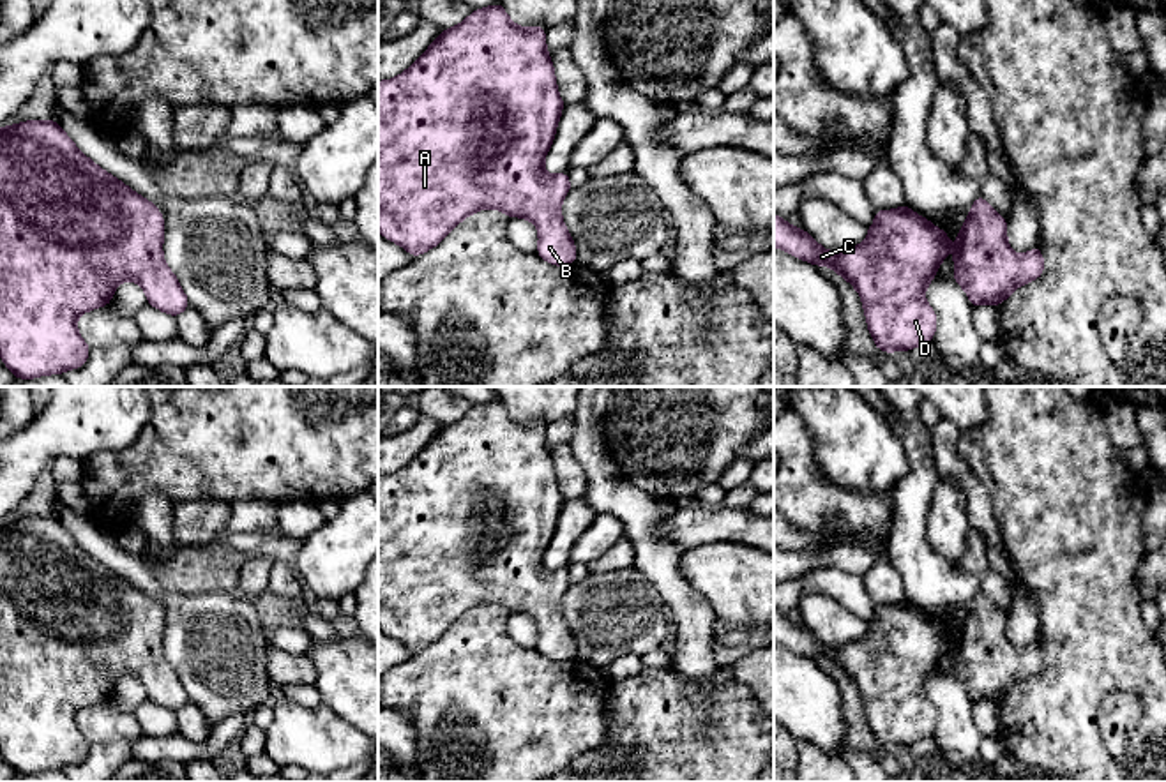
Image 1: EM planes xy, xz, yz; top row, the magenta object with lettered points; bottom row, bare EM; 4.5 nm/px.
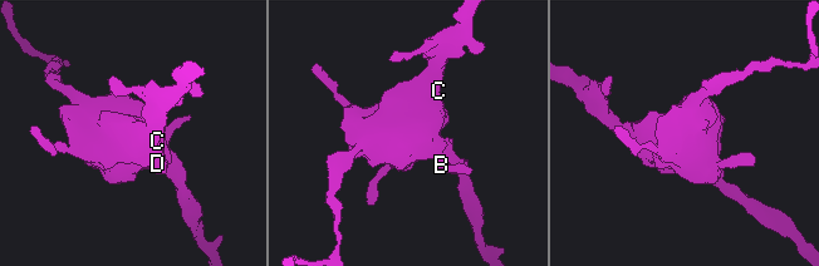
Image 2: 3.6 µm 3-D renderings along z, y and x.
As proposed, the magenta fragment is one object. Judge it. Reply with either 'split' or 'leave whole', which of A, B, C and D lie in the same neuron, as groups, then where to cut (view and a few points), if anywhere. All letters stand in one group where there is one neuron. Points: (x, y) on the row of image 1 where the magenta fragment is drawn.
leave whole | A B C D | no cut

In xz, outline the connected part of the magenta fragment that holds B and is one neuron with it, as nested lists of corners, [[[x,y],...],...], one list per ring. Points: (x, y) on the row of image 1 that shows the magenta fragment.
[[[500,2],[473,9],[463,23],[443,30],[403,74],[378,81],[378,231],[417,258],[438,245],[465,217],[496,208],[509,219],[523,217],[537,226],[537,254],[546,263],[574,265],[576,245],[560,210],[572,189],[571,180],[567,171],[544,171],[564,106],[546,49],[546,28],[514,25]]]

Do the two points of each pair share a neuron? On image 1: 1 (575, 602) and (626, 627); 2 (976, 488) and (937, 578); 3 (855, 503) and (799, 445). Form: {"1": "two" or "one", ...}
{"1": "one", "2": "two", "3": "one"}

